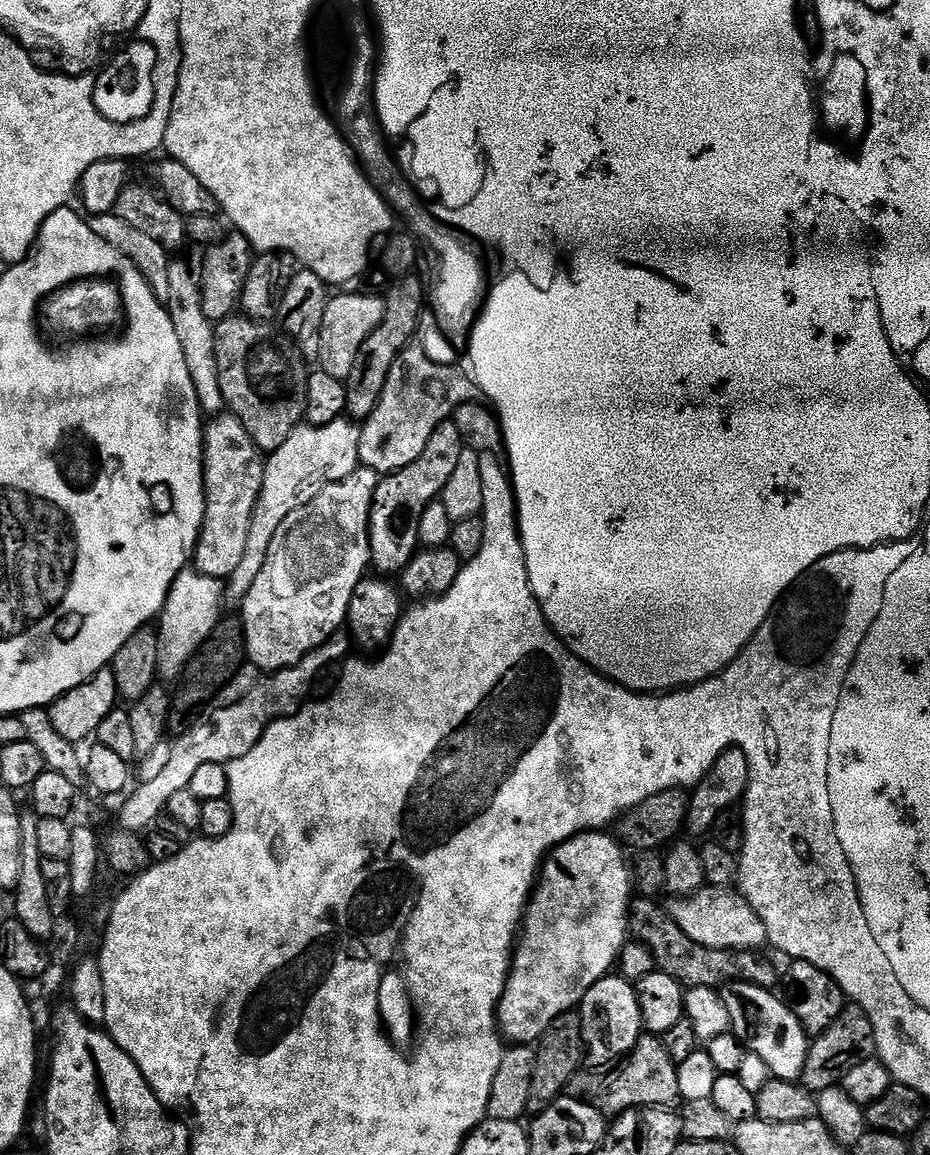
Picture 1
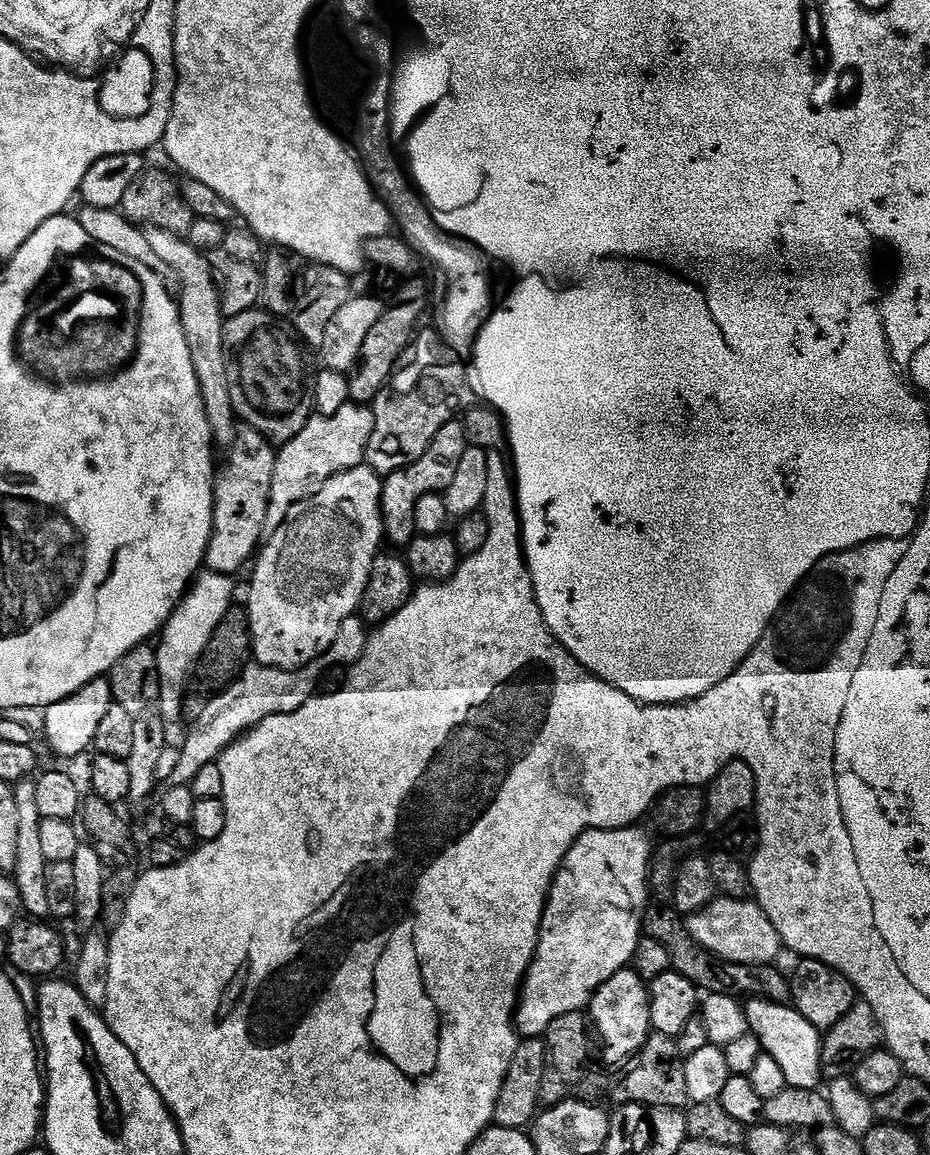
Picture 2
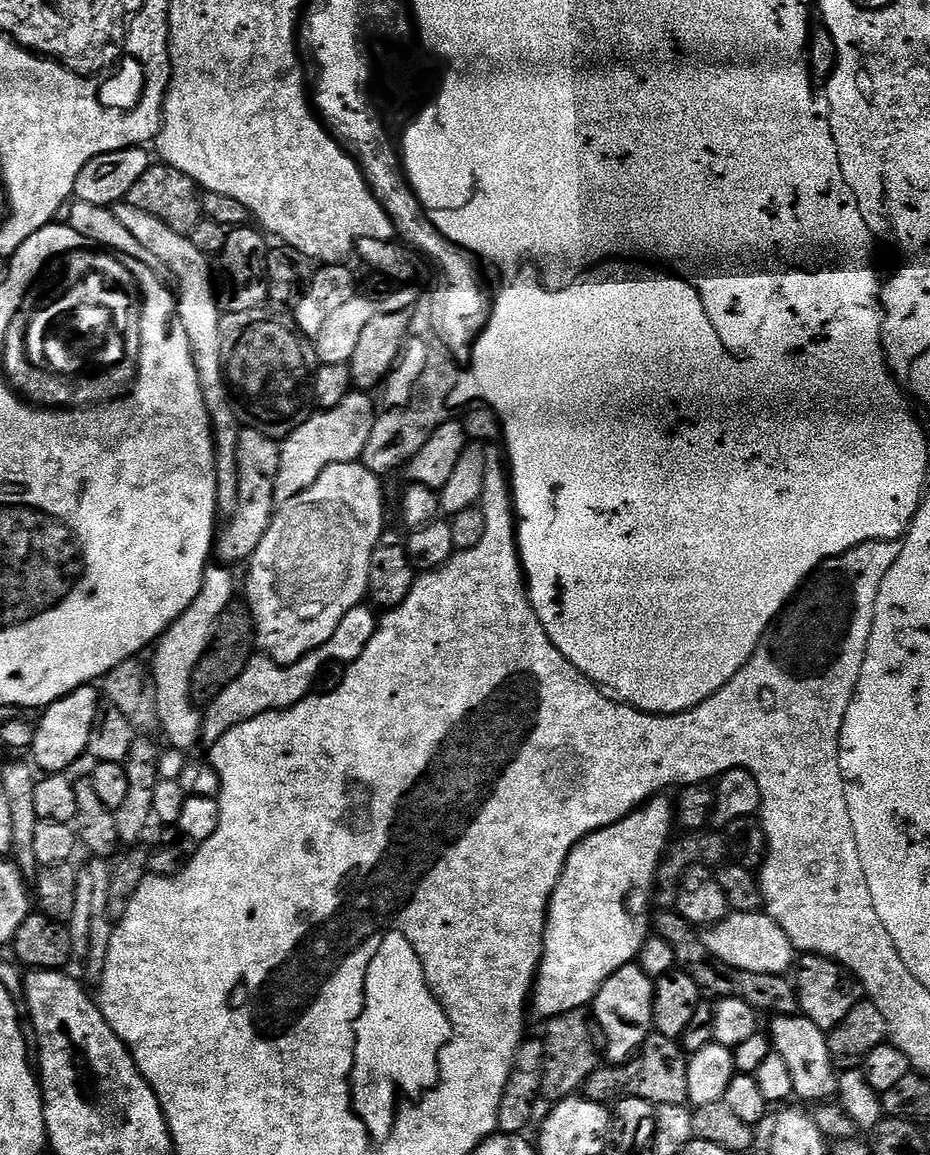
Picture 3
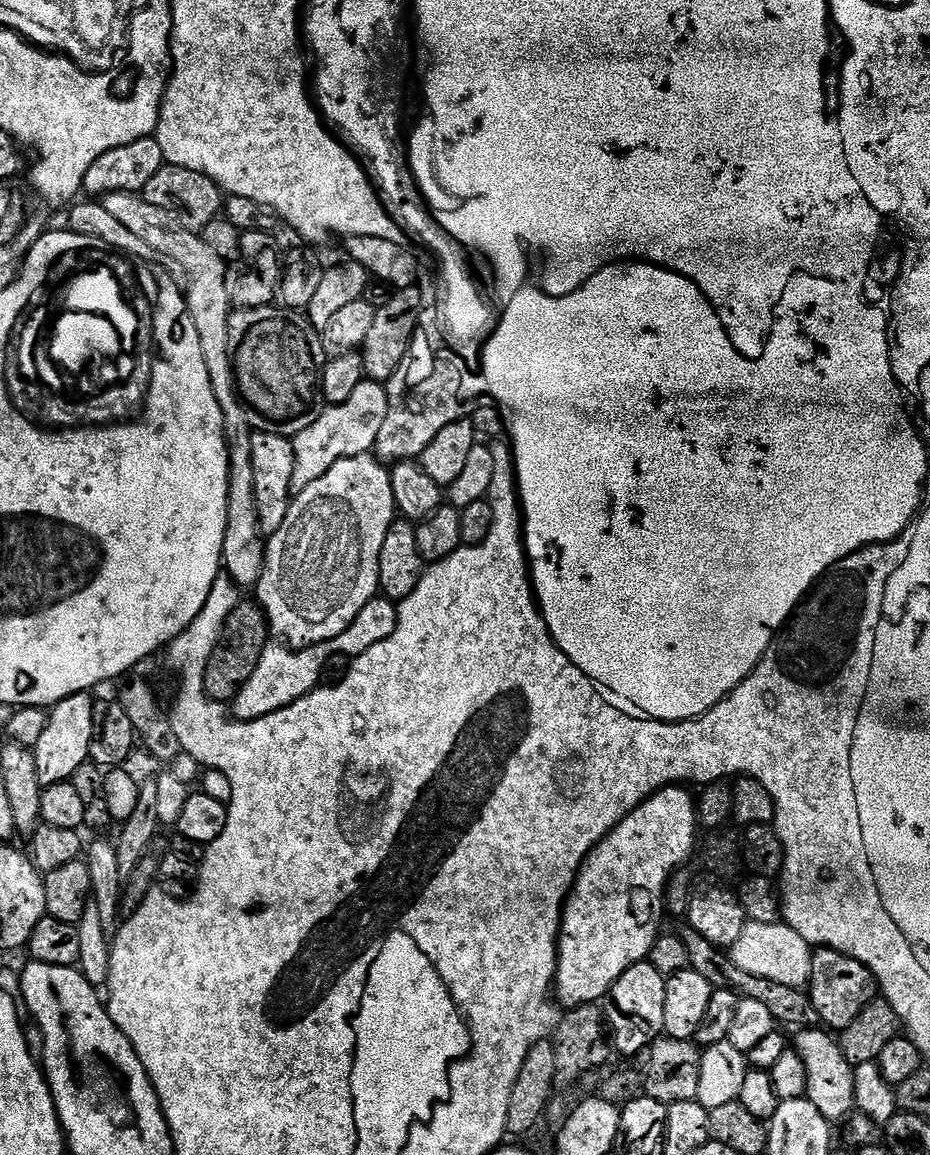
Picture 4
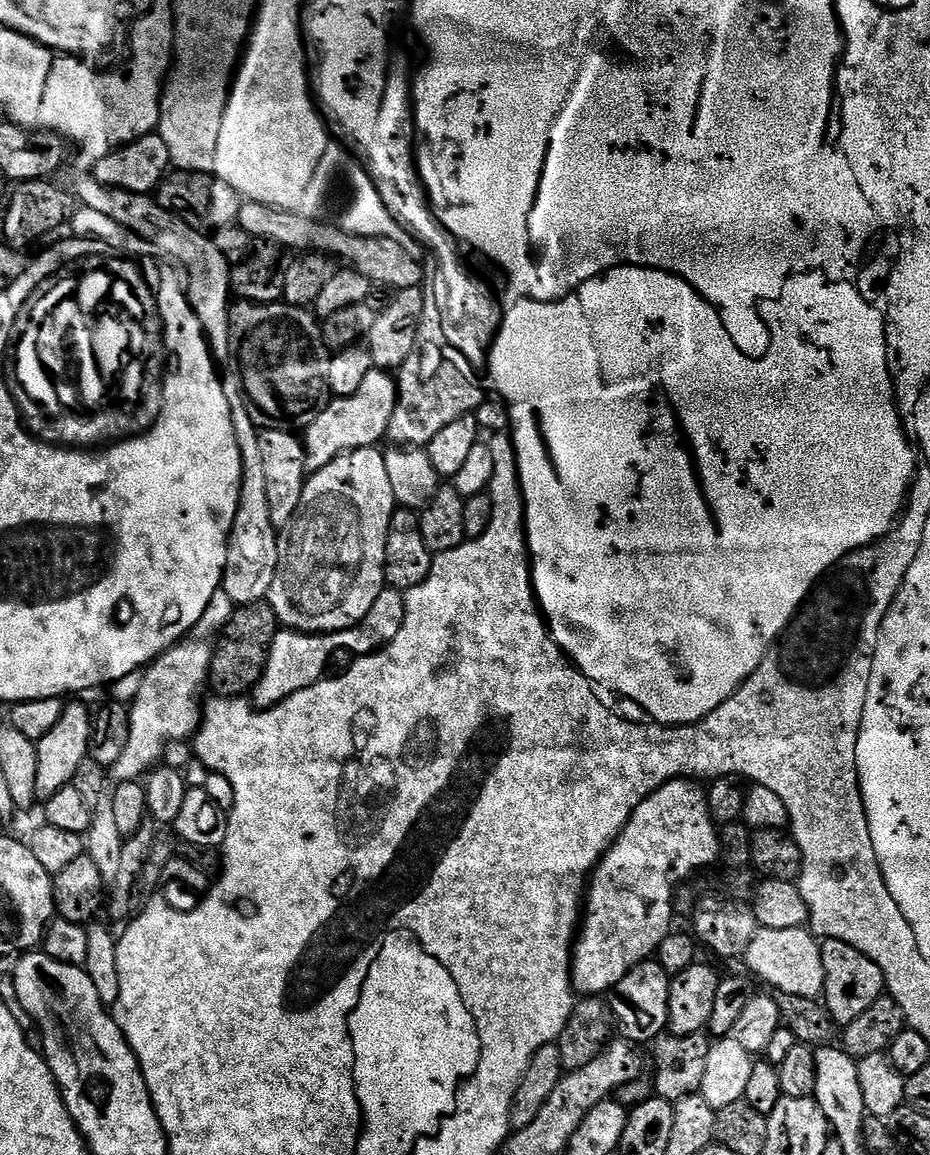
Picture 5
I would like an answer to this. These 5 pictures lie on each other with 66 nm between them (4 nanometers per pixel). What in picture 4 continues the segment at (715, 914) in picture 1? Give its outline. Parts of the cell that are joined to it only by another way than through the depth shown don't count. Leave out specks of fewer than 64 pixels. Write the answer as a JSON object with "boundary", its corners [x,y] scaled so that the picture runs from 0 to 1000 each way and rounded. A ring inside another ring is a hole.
{"boundary":[[[824,798],[801,799],[794,816],[789,816],[785,827],[789,834],[802,843],[815,843],[815,847],[828,847],[828,850],[841,850],[841,854],[865,855],[873,842],[874,818],[869,817],[845,799],[825,800]]]}

